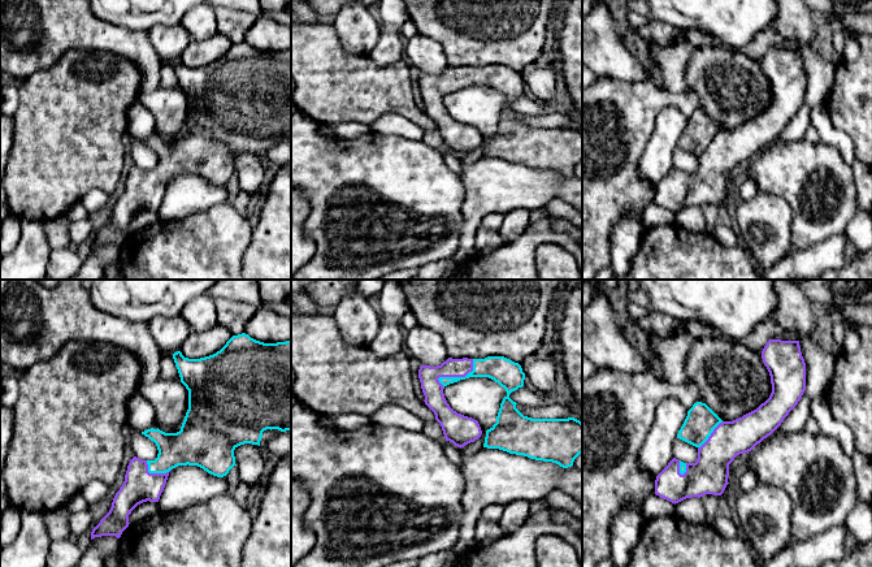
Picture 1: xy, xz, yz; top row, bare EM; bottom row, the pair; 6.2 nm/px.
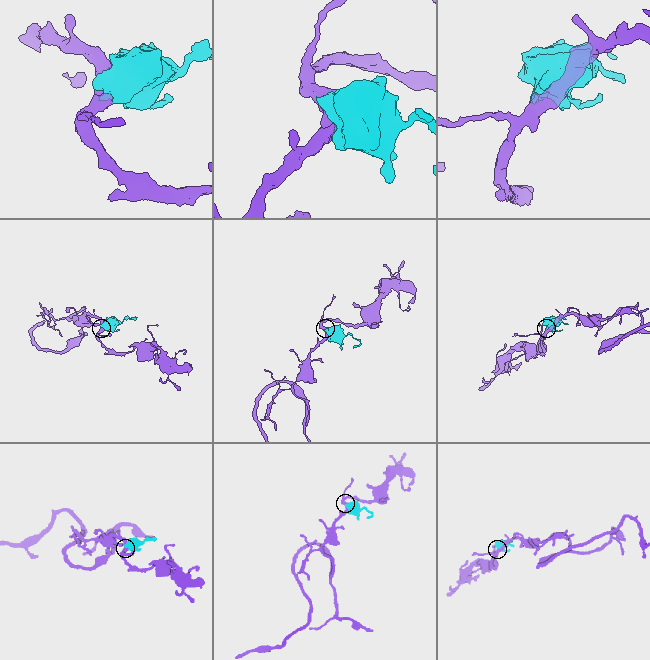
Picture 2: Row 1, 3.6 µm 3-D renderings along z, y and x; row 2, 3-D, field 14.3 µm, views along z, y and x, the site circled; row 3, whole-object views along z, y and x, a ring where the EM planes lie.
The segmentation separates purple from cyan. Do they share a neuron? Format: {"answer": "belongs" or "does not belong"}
{"answer": "belongs"}

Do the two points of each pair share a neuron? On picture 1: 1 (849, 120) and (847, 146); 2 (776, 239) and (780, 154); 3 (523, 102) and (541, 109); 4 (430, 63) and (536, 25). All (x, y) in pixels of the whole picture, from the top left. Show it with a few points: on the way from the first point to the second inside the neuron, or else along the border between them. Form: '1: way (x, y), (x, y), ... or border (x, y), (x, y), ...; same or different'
1: border (828, 111), (829, 120), (850, 138), (857, 160); different
2: border (759, 191), (786, 202), (790, 225); different
3: way (526, 105), (537, 108); same
4: border (424, 35), (434, 39), (441, 46), (448, 65); different

